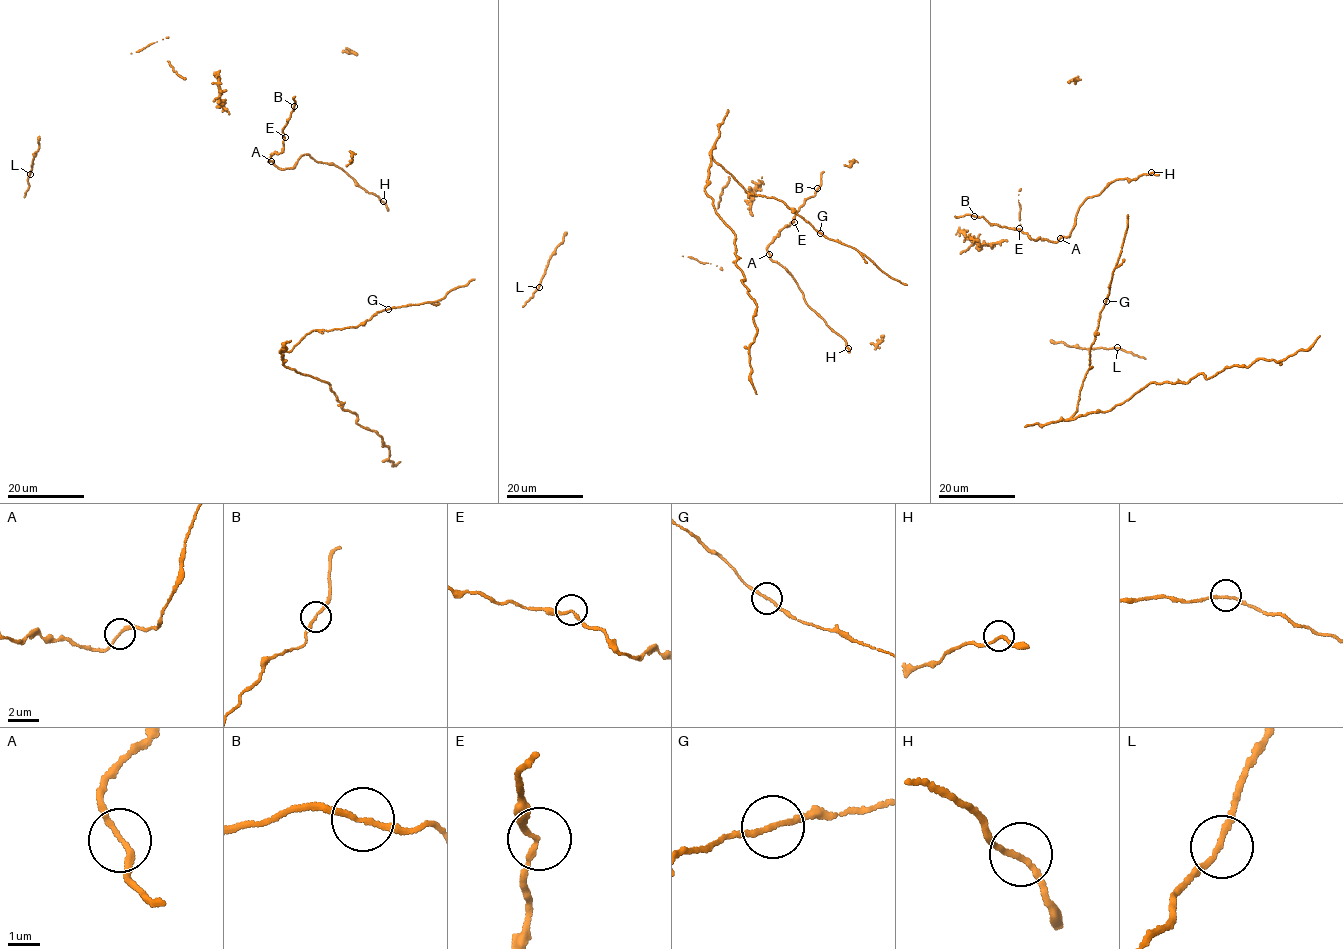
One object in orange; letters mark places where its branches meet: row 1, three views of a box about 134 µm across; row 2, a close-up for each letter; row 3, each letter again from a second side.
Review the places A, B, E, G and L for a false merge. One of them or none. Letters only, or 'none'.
none

